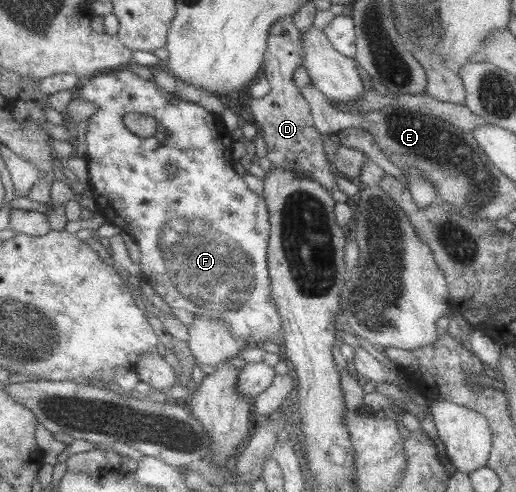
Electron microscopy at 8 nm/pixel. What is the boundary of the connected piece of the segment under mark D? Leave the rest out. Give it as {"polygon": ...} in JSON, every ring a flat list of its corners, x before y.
{"polygon":[[292,16,279,19,270,28,264,67,271,89,264,99,252,102,251,110,255,115,256,127,263,131,263,139,269,148,266,156,272,165,315,178,322,187,333,191,338,186,336,169,326,160,322,150,322,134,314,125,310,103,304,99,302,90,294,85,294,71,296,67,304,65,302,36,303,33]]}

